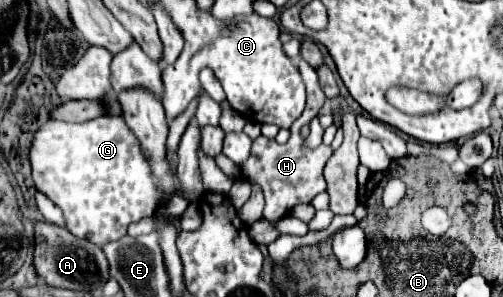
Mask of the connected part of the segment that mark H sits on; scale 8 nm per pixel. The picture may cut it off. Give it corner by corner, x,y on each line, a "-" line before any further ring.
305,60
297,62
297,68
301,72
303,84
306,88
306,105
301,116
295,120
290,127
290,138
287,144
277,144
275,140
269,140
265,136
259,136
253,146
251,146
251,154
247,158
247,162
239,164
239,172
243,180
255,182
261,186
267,206
265,206
265,216
267,220
279,220
285,214
289,214
293,210
293,206
301,204
309,204
317,194
325,192
327,184
323,178
323,166
329,160
329,156
333,154
331,146
319,146
315,150
307,150
303,148
303,138
301,138
301,129
304,125
308,125
311,120
317,116
320,108
323,106
326,96
317,80
317,72
313,66
309,66

